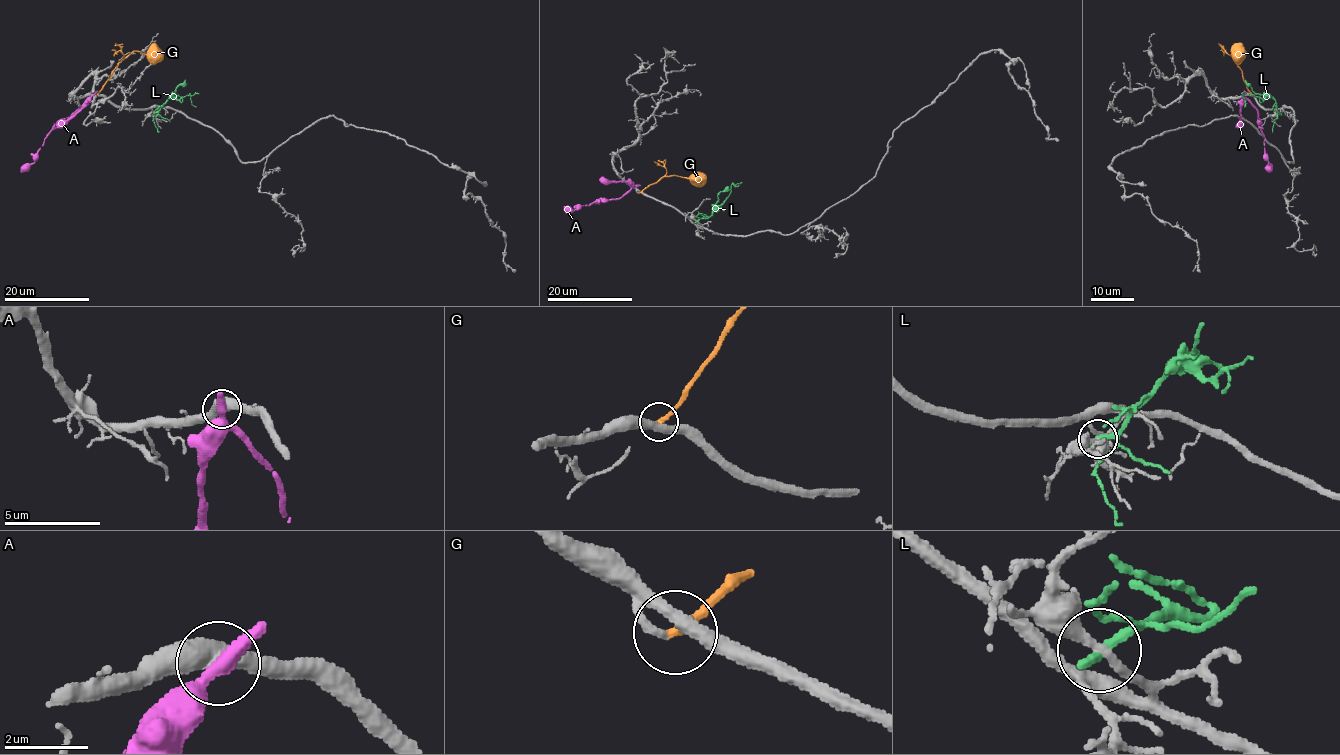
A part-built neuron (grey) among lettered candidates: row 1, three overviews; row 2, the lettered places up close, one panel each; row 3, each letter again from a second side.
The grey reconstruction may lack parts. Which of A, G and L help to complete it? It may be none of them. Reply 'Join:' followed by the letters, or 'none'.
Join: G

